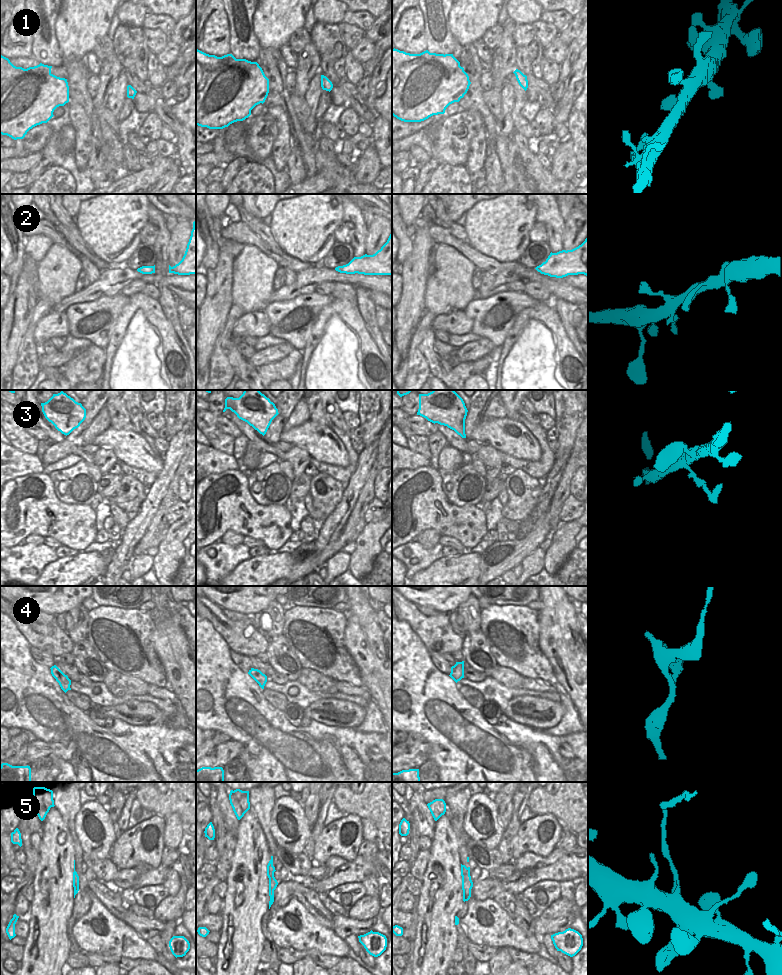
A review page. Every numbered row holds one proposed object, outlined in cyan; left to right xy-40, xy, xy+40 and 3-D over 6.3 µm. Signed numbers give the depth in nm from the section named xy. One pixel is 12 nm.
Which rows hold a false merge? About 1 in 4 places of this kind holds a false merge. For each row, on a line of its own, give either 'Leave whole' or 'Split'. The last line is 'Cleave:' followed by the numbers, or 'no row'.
1: Leave whole
2: Leave whole
3: Leave whole
4: Leave whole
5: Split
Cleave: 5

